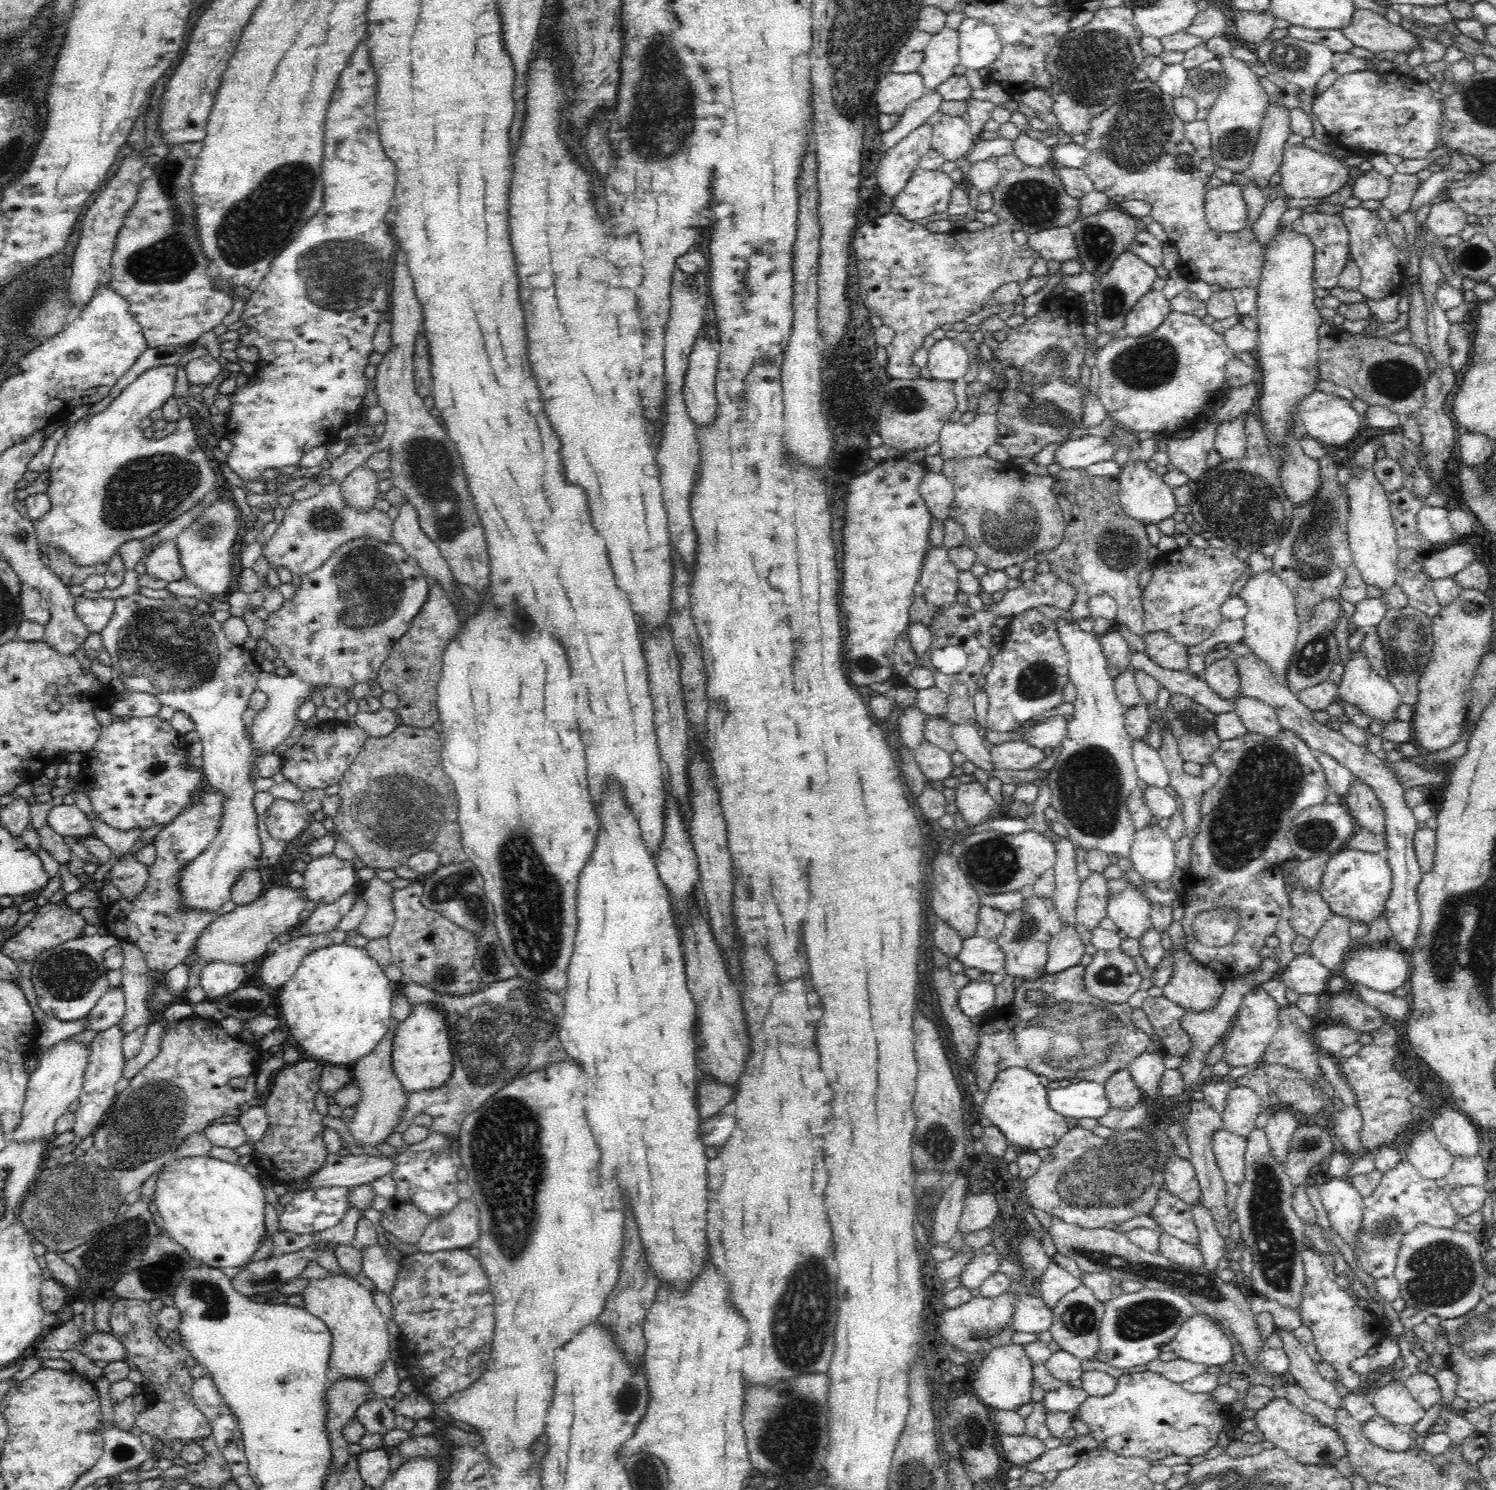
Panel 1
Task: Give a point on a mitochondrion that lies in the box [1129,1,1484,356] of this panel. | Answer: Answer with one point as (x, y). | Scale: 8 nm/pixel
(1291, 58)

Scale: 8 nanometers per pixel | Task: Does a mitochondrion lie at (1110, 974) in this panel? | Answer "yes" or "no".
yes

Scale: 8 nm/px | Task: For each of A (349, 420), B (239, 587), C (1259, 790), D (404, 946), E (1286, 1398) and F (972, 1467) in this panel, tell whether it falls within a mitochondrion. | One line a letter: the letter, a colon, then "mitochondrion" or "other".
A: other
B: other
C: mitochondrion
D: other
E: other
F: other

